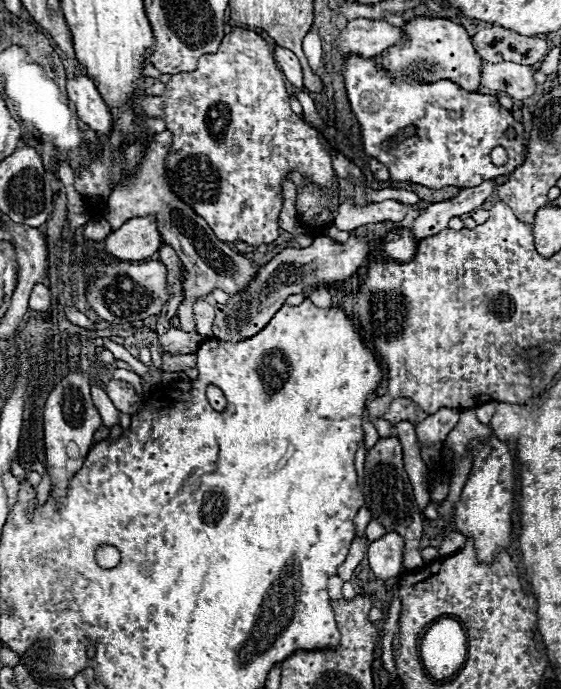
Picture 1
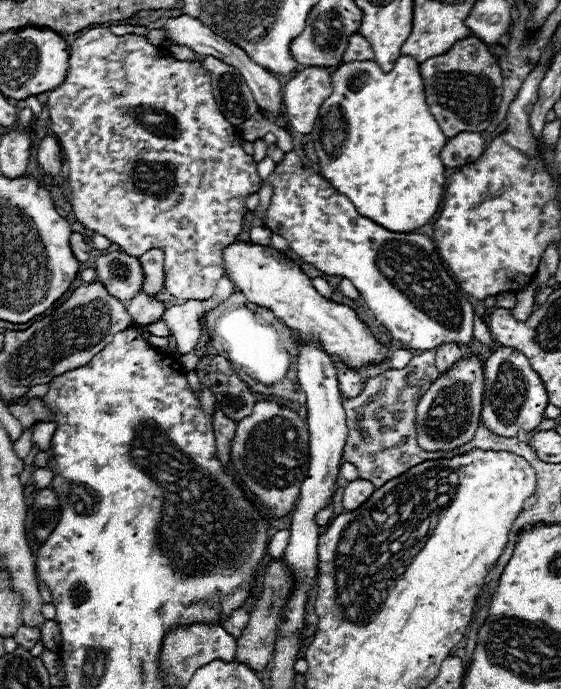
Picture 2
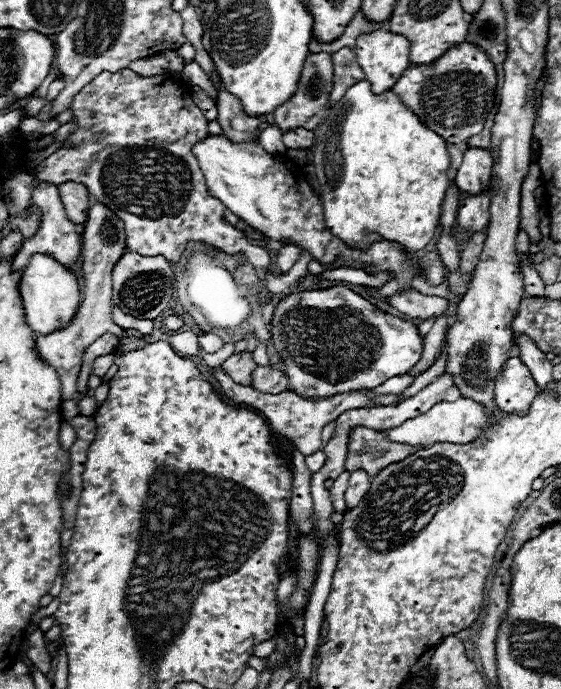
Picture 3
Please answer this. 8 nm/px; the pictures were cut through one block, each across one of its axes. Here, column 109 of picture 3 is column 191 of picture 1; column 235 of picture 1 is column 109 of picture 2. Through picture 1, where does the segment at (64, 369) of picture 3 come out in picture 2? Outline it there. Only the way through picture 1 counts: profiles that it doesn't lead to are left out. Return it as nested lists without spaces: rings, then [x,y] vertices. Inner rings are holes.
[[[108,250],[96,256],[94,270],[98,280],[118,300],[132,300],[142,286],[142,266],[138,258],[122,250]]]

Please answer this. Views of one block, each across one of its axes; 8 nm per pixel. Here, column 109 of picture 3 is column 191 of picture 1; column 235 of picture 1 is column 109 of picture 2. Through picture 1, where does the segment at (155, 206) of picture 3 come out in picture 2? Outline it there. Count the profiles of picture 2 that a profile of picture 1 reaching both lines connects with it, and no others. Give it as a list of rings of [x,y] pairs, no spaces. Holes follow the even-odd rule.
[[[94,28],[88,30],[84,36],[76,38],[70,44],[70,58],[68,58],[70,70],[64,78],[64,82],[48,92],[46,108],[50,114],[50,128],[56,134],[64,158],[68,162],[68,180],[72,188],[72,210],[78,222],[82,222],[84,228],[96,230],[98,234],[106,236],[112,244],[118,244],[126,254],[130,256],[142,256],[142,252],[148,252],[150,248],[162,248],[164,250],[164,270],[170,272],[170,284],[168,294],[184,300],[206,300],[214,294],[214,288],[218,280],[226,274],[222,252],[226,246],[234,244],[238,240],[238,234],[242,232],[242,220],[246,214],[244,200],[246,196],[260,190],[262,178],[256,172],[256,162],[252,156],[248,156],[242,150],[242,138],[236,134],[236,126],[232,126],[224,114],[220,112],[210,86],[210,74],[202,66],[202,60],[176,60],[165,49],[152,45],[144,36],[138,34],[126,34],[126,36],[114,36],[110,28]]]

